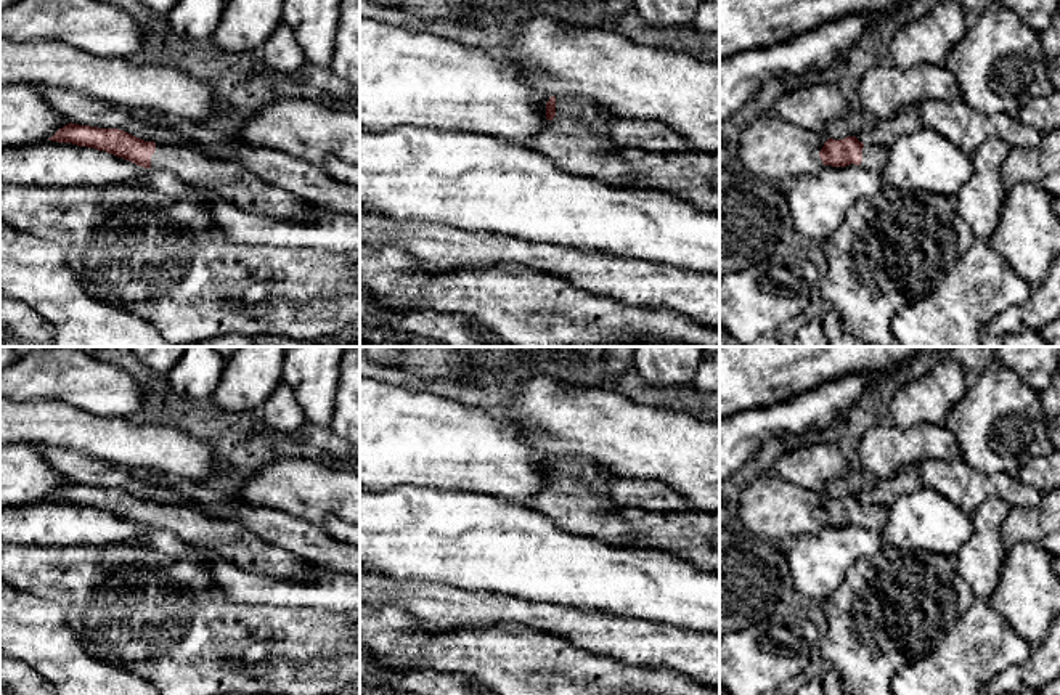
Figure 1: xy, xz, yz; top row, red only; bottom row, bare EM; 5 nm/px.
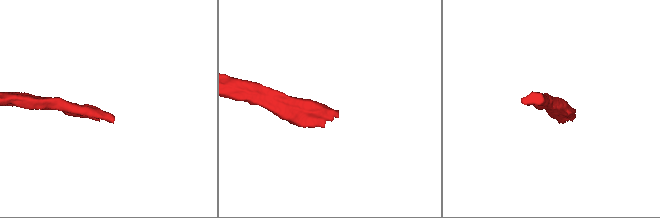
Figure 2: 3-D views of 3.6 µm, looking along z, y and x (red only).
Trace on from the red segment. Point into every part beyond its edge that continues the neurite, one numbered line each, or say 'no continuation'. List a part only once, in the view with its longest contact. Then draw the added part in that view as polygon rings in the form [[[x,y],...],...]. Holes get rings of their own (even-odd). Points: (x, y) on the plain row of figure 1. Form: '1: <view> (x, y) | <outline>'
1: xz (578, 499) | [[[556,456],[556,477],[525,507],[548,517],[572,534],[597,538],[612,546],[652,549],[622,518],[612,498],[612,475],[605,467],[572,456]]]

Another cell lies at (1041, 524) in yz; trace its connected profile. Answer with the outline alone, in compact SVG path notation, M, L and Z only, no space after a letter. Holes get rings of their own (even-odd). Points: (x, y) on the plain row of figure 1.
M1060 488L1042 494L1036 507L1010 506L1002 523L1007 549L1020 543L1038 543L1052 557L1060 555Z

